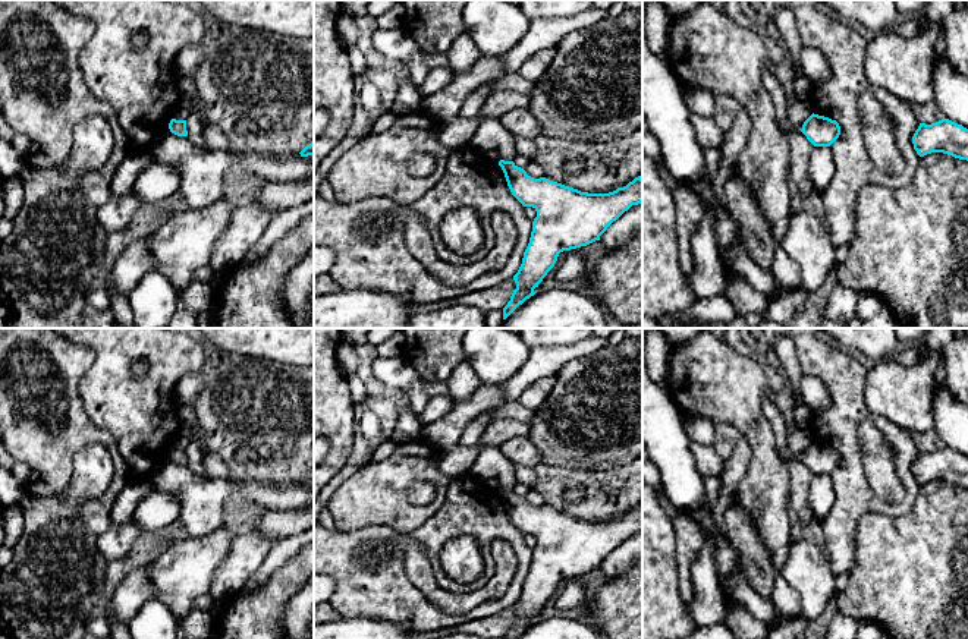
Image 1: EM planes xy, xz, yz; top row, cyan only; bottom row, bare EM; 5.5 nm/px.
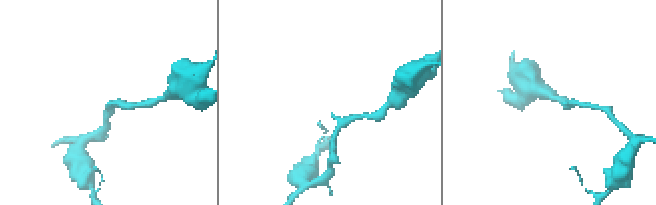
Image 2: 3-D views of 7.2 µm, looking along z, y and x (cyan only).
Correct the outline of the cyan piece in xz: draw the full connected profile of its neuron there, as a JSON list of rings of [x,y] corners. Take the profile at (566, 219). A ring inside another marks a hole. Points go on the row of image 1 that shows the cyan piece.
[[[500,160],[499,166],[512,195],[537,211],[522,264],[513,276],[516,289],[503,308],[506,320],[535,295],[534,289],[554,267],[560,252],[600,240],[613,221],[642,202],[642,177],[609,193],[588,193],[546,177],[534,179],[513,161]]]

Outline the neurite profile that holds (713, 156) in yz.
[[[707,148],[704,149],[705,157],[705,170],[708,182],[714,182],[716,174],[720,170],[722,152],[717,148]]]

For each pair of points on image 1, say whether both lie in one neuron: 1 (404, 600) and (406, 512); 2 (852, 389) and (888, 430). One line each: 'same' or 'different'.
1: different
2: same

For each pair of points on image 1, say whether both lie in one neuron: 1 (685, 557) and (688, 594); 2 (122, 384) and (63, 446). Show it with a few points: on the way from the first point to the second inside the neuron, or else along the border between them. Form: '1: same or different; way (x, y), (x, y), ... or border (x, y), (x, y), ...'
1: same; way (685, 566), (687, 585)
2: different; border (76, 387), (87, 416), (116, 441)

